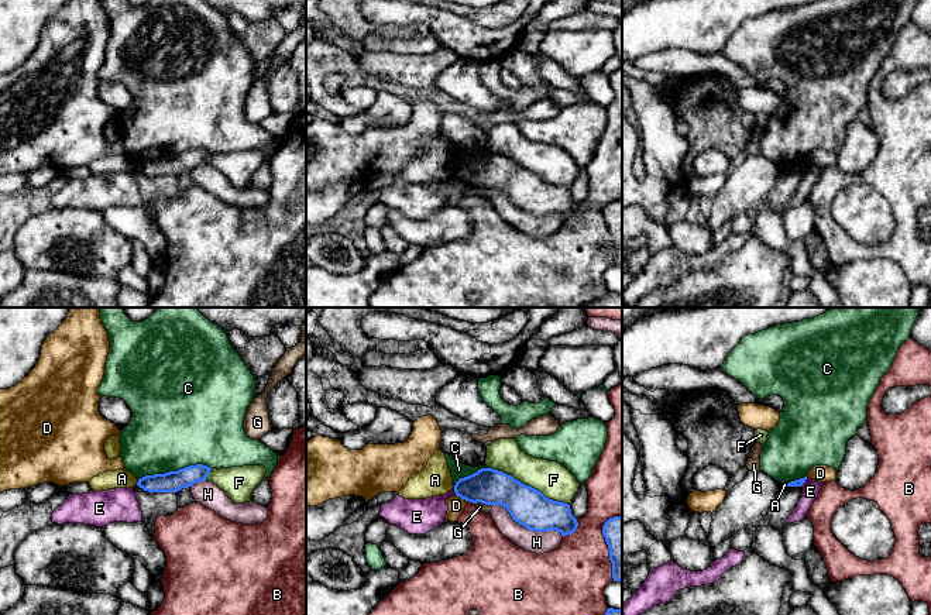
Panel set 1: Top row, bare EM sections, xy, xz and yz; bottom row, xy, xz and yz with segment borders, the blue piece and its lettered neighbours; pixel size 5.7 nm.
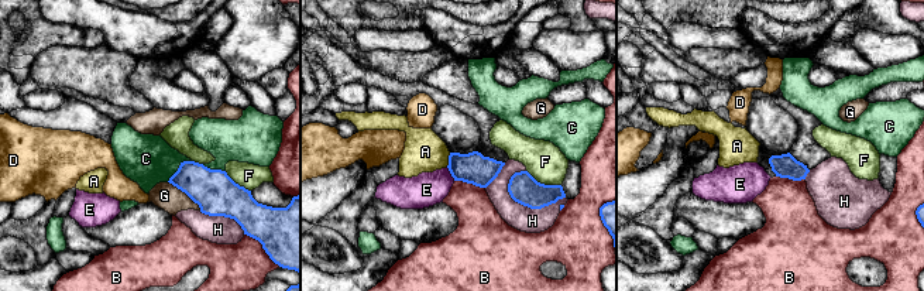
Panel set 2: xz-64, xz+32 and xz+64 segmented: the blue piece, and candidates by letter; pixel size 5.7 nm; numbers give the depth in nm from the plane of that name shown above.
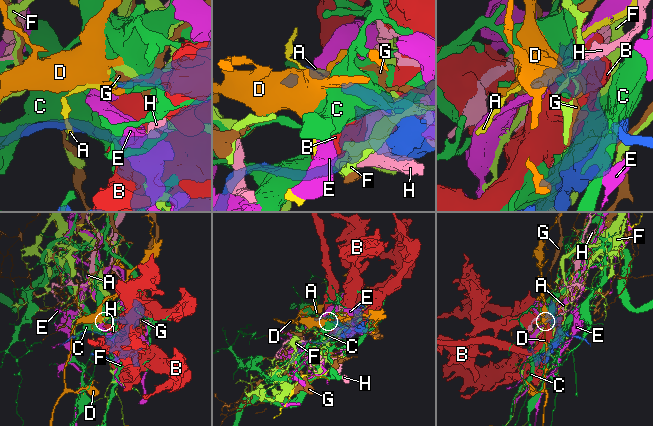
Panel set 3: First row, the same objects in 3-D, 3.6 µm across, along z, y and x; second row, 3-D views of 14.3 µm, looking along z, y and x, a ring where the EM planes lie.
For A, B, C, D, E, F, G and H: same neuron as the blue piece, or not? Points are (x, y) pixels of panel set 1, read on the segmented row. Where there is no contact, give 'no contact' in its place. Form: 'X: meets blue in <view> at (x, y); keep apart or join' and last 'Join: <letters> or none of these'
A: meets blue in xy at (137, 483); keep apart
B: meets blue in xz at (574, 531); keep apart
C: meets blue in xy at (174, 471); keep apart
D: meets blue in xz at (463, 498); keep apart
E: meets blue in xz at (454, 491); keep apart
F: meets blue in xz at (528, 485); keep apart
G: meets blue in xz at (484, 502); keep apart
H: meets blue in xz at (526, 528); keep apart
Join: none of these

